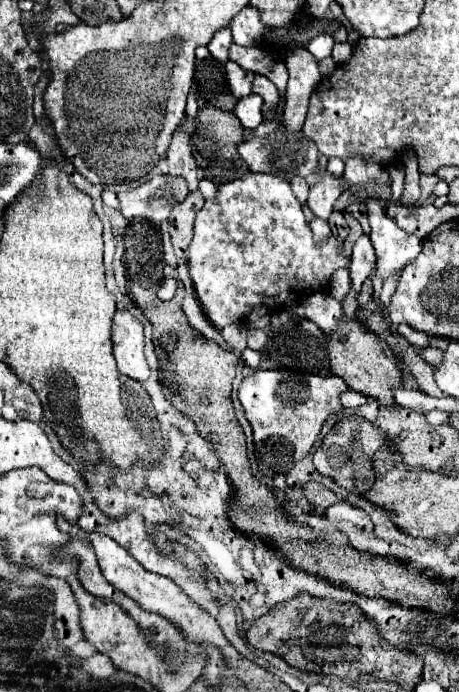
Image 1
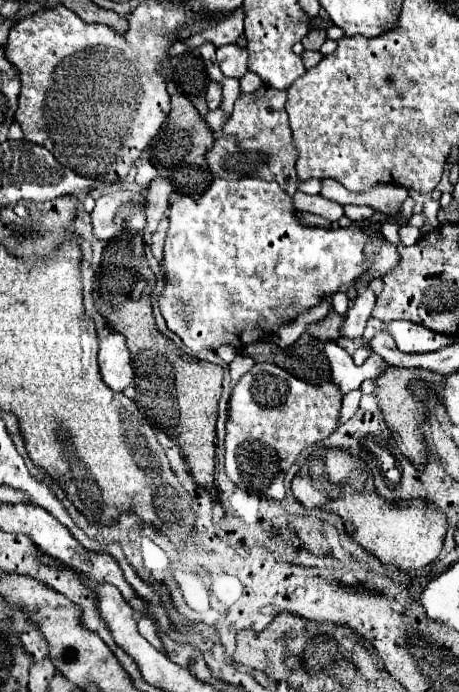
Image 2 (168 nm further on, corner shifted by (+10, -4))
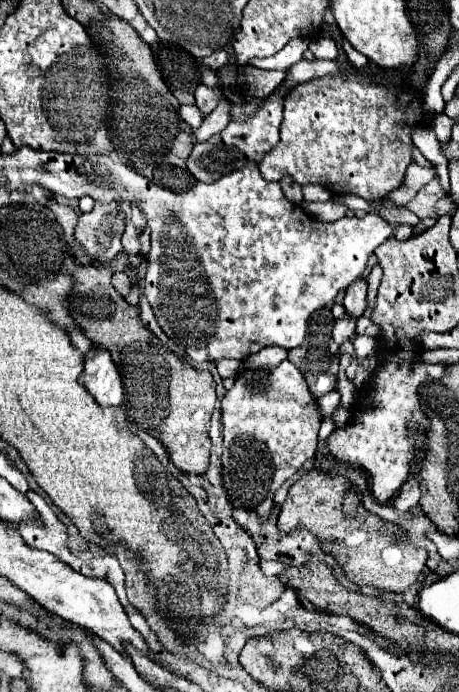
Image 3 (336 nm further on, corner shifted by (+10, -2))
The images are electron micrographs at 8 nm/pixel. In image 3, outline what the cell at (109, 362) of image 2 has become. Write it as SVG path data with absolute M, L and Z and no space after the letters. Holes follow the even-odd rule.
M91 349L83 363L83 375L79 383L93 395L101 407L117 407L123 401L123 385L119 371L107 351Z

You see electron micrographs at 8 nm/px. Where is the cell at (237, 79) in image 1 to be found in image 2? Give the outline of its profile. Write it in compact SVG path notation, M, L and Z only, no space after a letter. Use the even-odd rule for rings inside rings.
M211 81L207 87L207 105L209 109L221 107L221 85L217 85L217 81Z

